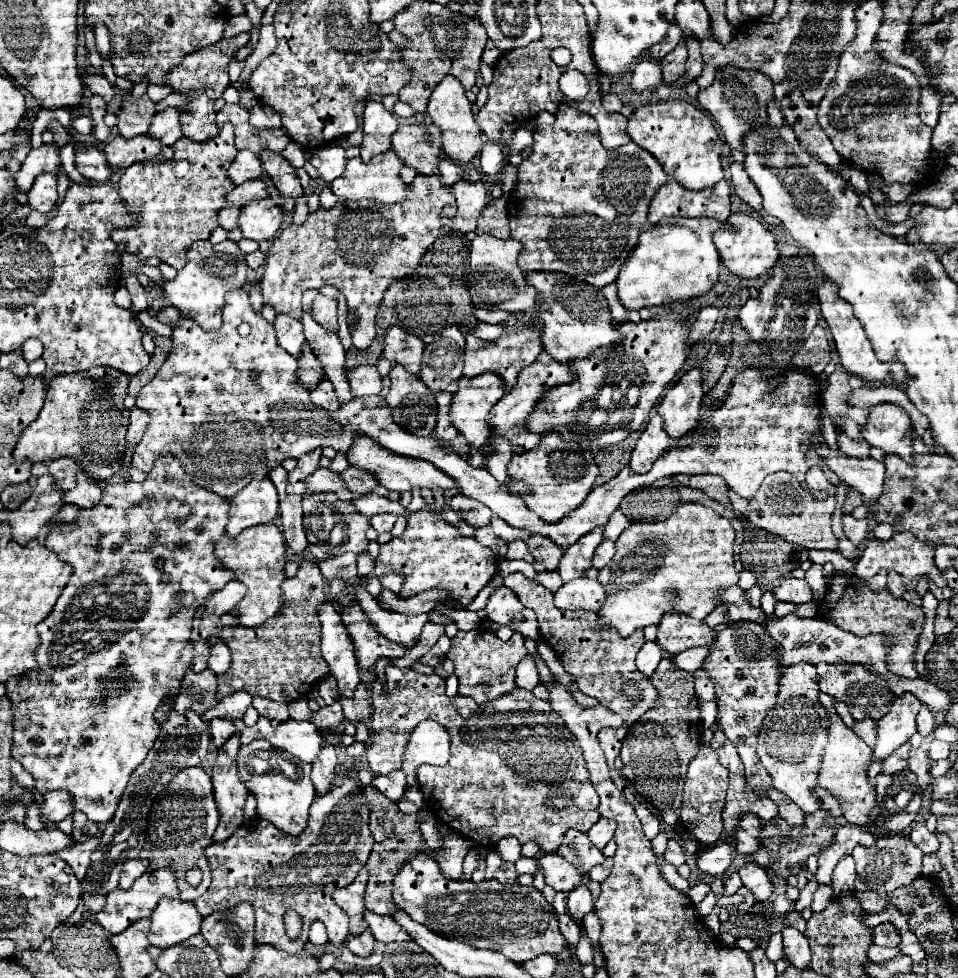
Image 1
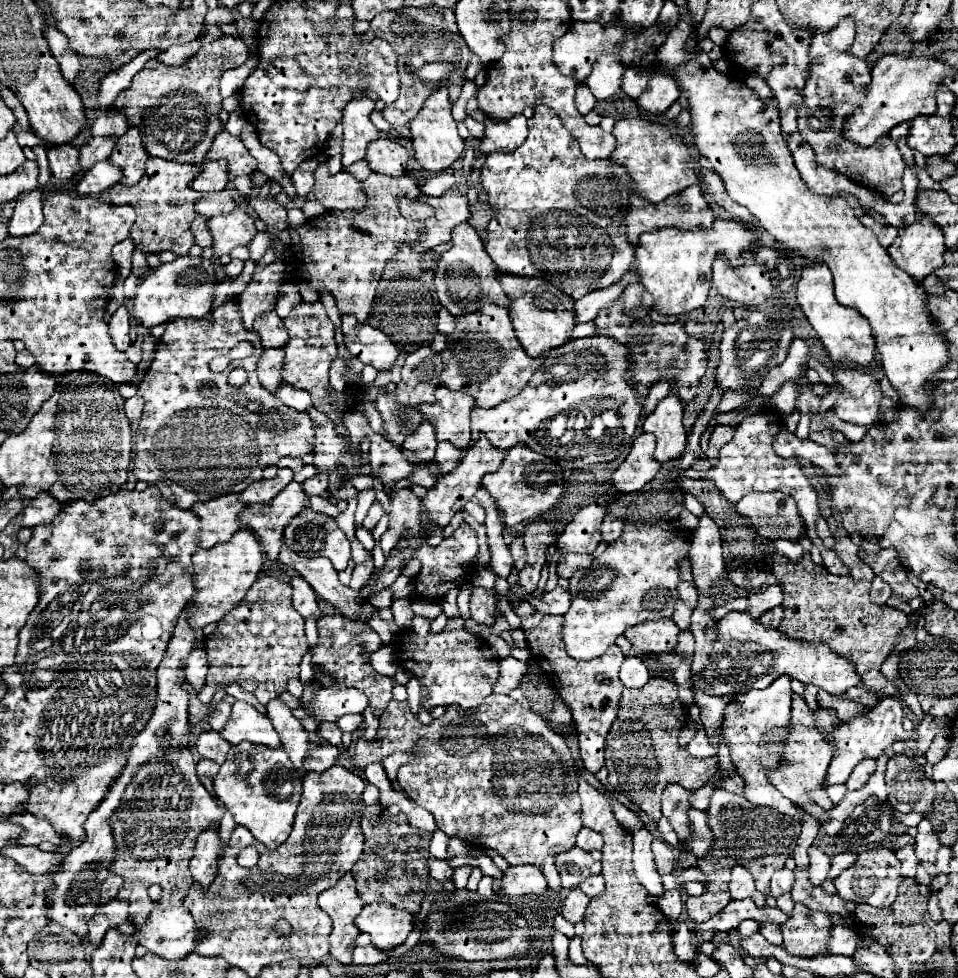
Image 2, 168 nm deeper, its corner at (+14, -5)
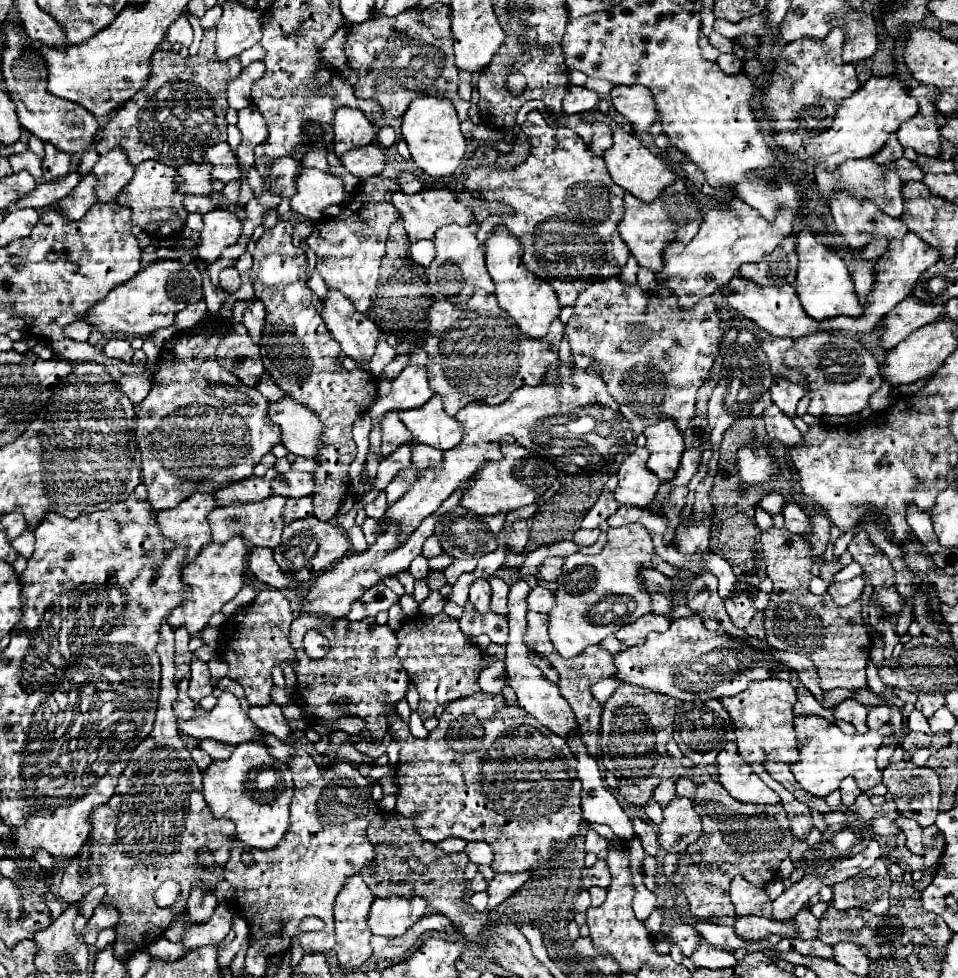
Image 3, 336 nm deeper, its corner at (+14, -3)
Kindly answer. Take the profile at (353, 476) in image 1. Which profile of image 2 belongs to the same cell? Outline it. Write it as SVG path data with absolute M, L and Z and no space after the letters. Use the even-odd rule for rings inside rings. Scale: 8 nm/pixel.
M319 472L319 474L315 474L313 478L305 480L305 482L303 482L303 488L305 488L307 494L325 496L325 492L329 490L329 476L323 474L323 472Z

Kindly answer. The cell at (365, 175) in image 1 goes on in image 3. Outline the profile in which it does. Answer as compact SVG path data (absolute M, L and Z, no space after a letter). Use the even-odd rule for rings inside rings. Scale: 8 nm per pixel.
M307 168L299 176L299 192L291 198L291 210L309 220L319 220L329 204L341 204L347 196L343 182L317 168Z

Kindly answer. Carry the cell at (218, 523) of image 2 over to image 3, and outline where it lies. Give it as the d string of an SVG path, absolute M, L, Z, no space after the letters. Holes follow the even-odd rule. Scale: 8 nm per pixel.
M193 494L189 500L175 508L157 512L157 526L165 540L177 546L187 546L187 558L197 558L199 550L211 542L211 530L207 514L217 506L211 494Z

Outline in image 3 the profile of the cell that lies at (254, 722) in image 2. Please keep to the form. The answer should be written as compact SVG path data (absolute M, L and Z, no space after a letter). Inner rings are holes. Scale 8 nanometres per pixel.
M223 692L217 698L215 708L209 712L201 712L189 720L177 718L177 730L197 740L213 738L219 742L229 742L233 746L255 740L261 734L231 692Z

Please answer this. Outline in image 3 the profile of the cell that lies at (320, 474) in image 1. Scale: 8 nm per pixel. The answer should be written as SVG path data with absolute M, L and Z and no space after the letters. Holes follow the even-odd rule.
M269 496L263 502L251 502L251 504L233 504L225 508L217 508L209 512L209 524L213 530L213 542L221 544L227 542L229 538L241 536L245 538L251 546L265 546L265 548L277 548L281 542L281 532L283 532L283 518L281 510L285 506L287 498L281 496Z

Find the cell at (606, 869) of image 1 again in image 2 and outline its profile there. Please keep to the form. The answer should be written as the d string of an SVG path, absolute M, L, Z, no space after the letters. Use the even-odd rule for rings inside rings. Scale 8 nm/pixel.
M597 874L597 876L589 876L589 878L585 878L585 882L581 882L579 888L581 888L587 896L597 896L597 894L601 894L603 888L605 888L603 876L601 876L601 874Z

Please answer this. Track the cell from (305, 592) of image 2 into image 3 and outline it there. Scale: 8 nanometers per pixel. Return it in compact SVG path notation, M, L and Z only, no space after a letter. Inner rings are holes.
M251 548L249 550L249 566L247 572L255 576L259 582L283 590L289 588L289 582L293 580L291 576L283 574L277 562L273 560L273 552L269 548Z

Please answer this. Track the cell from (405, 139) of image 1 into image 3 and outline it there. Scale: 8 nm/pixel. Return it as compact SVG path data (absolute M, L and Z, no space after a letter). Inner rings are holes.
M369 144L369 146L361 146L357 150L349 150L339 160L349 174L353 174L361 180L375 176L385 168L385 152L377 144Z

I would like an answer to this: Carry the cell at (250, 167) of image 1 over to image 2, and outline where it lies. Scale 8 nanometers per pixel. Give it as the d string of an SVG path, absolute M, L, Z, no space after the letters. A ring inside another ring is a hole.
M225 160L203 162L201 168L203 168L201 176L197 176L197 180L193 180L193 184L191 184L197 192L219 192L219 190L227 188L229 172L227 172Z

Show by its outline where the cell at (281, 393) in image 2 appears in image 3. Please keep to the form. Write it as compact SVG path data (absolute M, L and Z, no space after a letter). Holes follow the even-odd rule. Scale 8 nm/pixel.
M263 374L263 376L259 376L259 380L257 380L257 386L255 386L267 400L277 400L277 398L283 398L285 396L285 392L283 390L279 390L277 388L277 384L275 382L271 382L271 378L267 376L267 374Z

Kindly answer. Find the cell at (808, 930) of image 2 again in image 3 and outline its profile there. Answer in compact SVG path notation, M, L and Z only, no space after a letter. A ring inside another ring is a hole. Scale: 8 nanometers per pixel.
M741 916L737 918L733 930L737 932L739 938L745 938L745 940L763 940L769 934L779 934L783 938L795 938L795 928L791 920L779 922L779 920L759 918L759 916Z

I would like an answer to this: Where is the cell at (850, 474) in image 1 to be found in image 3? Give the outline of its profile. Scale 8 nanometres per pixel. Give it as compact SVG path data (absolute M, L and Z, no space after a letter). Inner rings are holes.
M771 404L763 410L763 420L771 438L781 440L785 446L795 446L801 442L801 432L795 428L787 414L781 414L781 410L777 410L777 404Z

